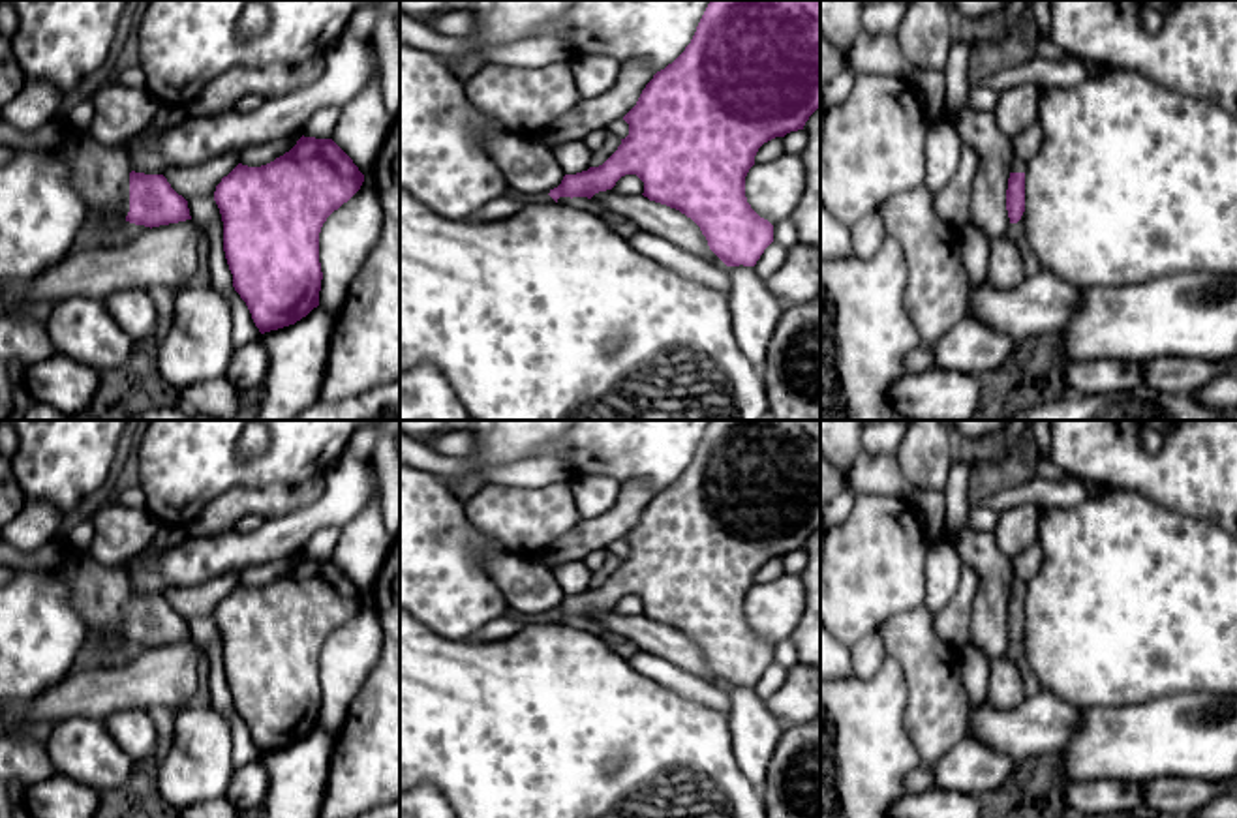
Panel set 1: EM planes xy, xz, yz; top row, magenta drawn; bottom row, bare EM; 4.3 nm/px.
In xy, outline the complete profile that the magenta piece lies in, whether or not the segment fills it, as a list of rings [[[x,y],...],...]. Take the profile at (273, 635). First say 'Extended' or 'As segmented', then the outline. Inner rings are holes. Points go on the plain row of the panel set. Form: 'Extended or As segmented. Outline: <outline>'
As segmented. Outline: [[[300,557],[297,565],[261,587],[238,583],[216,606],[223,642],[223,672],[233,707],[246,722],[261,754],[295,745],[319,726],[319,653],[327,638],[362,606],[364,595],[332,561]]]

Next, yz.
Extended. Outline: [[[1014,574],[1012,587],[1010,587],[1010,598],[1008,598],[1008,610],[1006,610],[1006,630],[1010,638],[1010,647],[1006,657],[1019,668],[1019,672],[1029,670],[1029,662],[1025,657],[1025,589],[1027,583]]]

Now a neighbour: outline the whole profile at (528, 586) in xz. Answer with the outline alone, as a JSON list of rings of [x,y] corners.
[[[496,552],[486,559],[486,570],[516,615],[554,610],[565,597],[552,568],[537,559]]]

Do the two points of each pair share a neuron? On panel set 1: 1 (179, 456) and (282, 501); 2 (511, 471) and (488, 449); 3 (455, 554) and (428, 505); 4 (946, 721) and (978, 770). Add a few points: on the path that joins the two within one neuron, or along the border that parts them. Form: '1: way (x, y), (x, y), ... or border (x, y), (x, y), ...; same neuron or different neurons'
1: border (293, 484), (231, 486), (209, 503); different neurons
2: border (530, 456), (494, 466), (488, 481); different neurons
3: way (443, 543), (428, 528), (428, 516); same neuron
4: border (965, 734), (933, 764); different neurons

